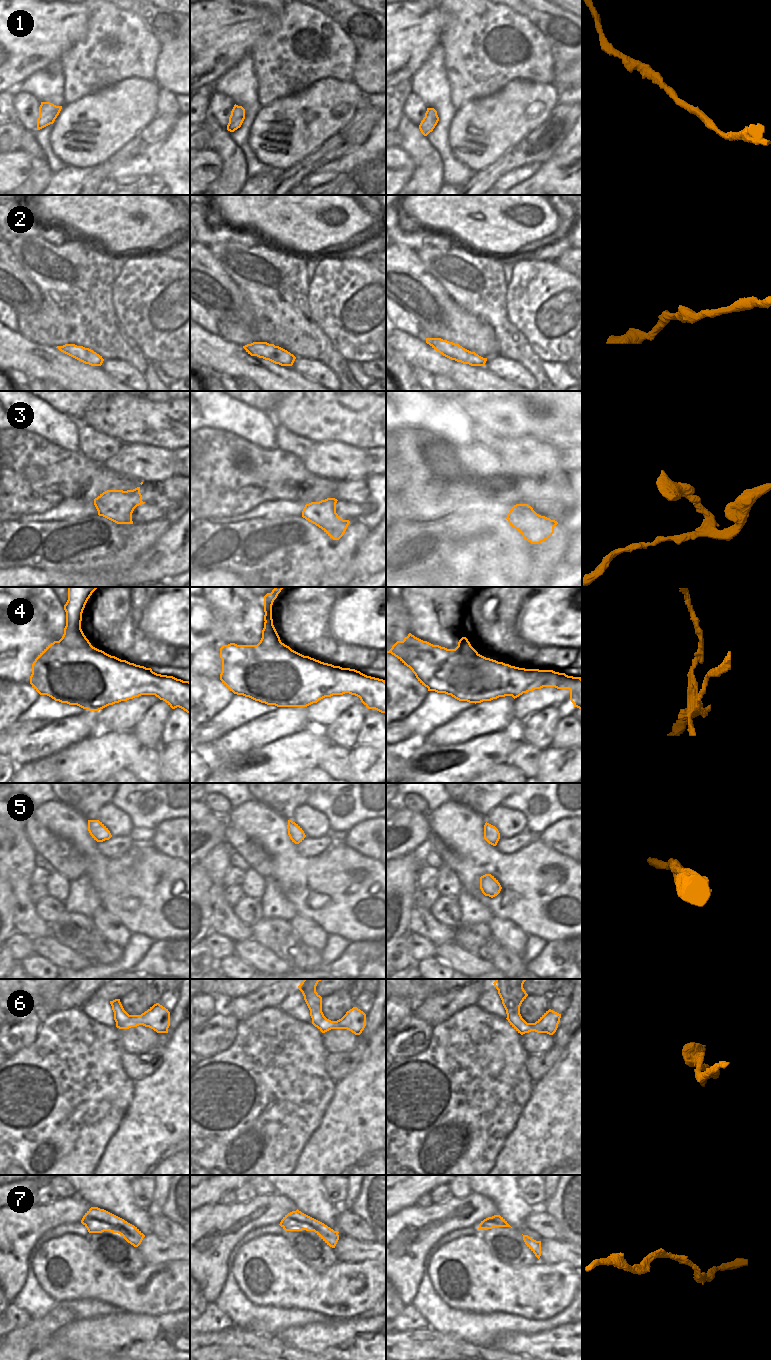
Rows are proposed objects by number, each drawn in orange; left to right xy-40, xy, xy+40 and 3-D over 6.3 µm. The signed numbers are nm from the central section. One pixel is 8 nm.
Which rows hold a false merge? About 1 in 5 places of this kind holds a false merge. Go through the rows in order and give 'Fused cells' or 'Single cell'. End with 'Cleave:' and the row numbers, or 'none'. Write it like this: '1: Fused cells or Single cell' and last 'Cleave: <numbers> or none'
1: Single cell
2: Single cell
3: Single cell
4: Fused cells
5: Single cell
6: Single cell
7: Single cell
Cleave: 4

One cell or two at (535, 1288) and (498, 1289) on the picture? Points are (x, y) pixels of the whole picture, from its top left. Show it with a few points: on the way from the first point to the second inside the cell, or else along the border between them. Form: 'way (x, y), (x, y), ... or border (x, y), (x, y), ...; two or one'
way (526, 1289), (507, 1289); one

